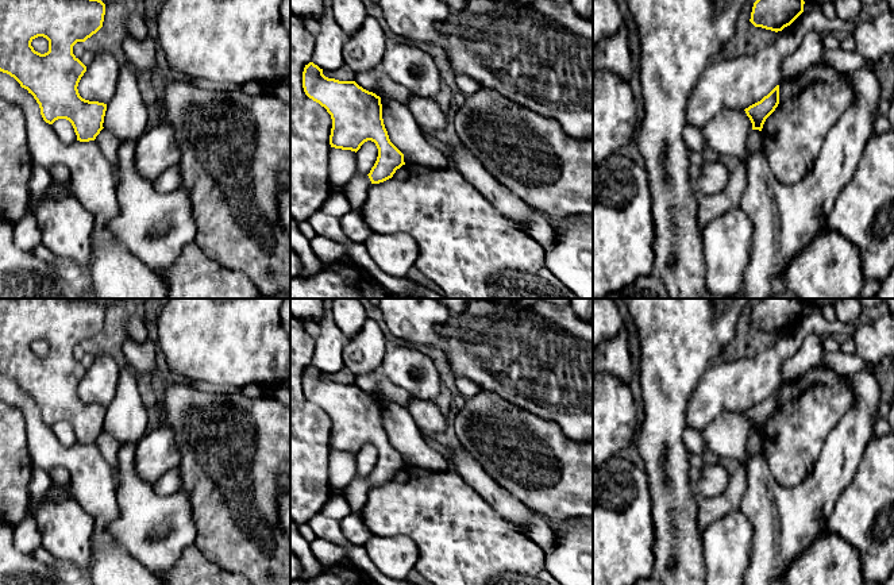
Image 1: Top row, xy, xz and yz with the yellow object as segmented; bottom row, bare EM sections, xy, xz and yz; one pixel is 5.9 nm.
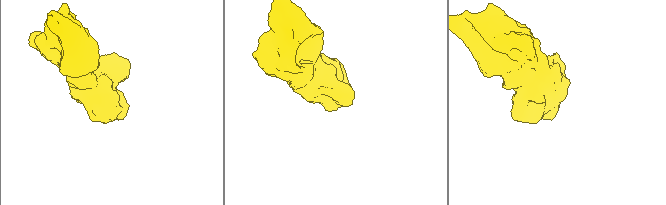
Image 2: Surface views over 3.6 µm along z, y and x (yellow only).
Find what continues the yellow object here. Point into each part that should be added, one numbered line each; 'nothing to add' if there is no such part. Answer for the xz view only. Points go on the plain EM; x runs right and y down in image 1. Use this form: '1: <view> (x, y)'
nothing to add

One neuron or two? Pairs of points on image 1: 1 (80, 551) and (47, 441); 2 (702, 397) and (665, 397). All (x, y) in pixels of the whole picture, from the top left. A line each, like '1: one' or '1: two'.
1: two
2: two

